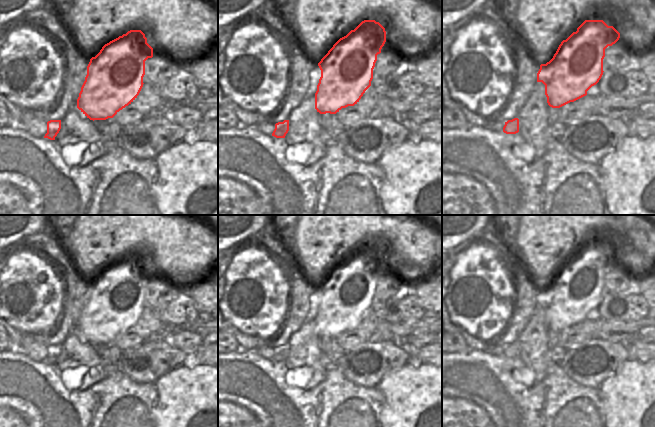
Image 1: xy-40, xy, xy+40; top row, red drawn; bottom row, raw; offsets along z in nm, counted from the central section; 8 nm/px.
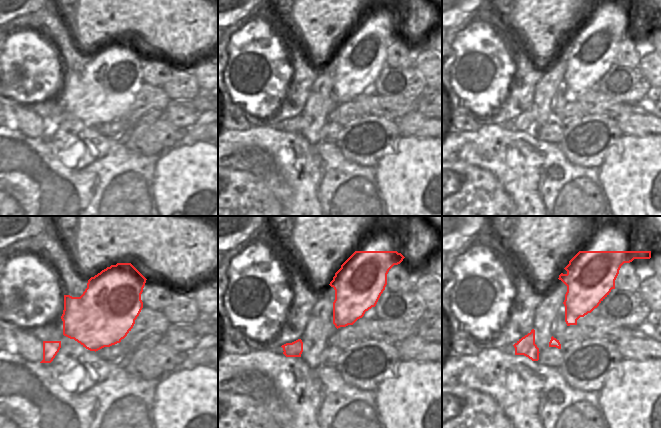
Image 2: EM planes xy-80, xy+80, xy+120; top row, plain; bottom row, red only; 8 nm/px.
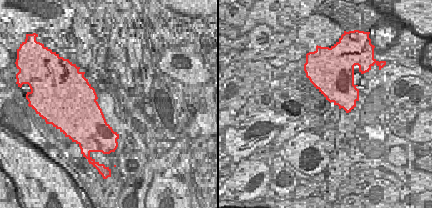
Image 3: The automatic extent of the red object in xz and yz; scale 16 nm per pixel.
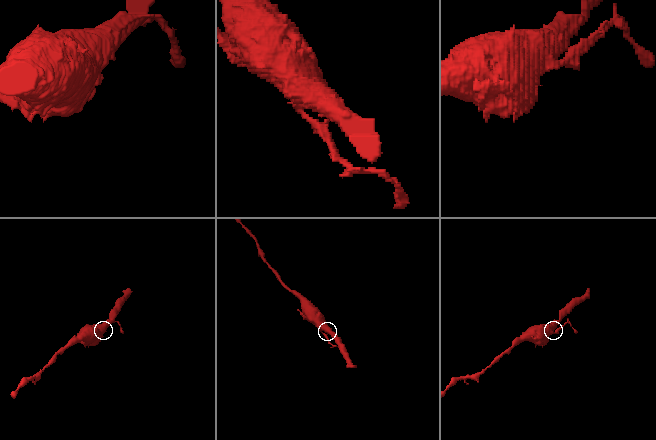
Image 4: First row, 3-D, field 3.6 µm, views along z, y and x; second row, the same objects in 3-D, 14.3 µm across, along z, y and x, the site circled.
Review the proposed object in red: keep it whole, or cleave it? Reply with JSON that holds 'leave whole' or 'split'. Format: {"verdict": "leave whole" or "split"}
{"verdict": "split"}

